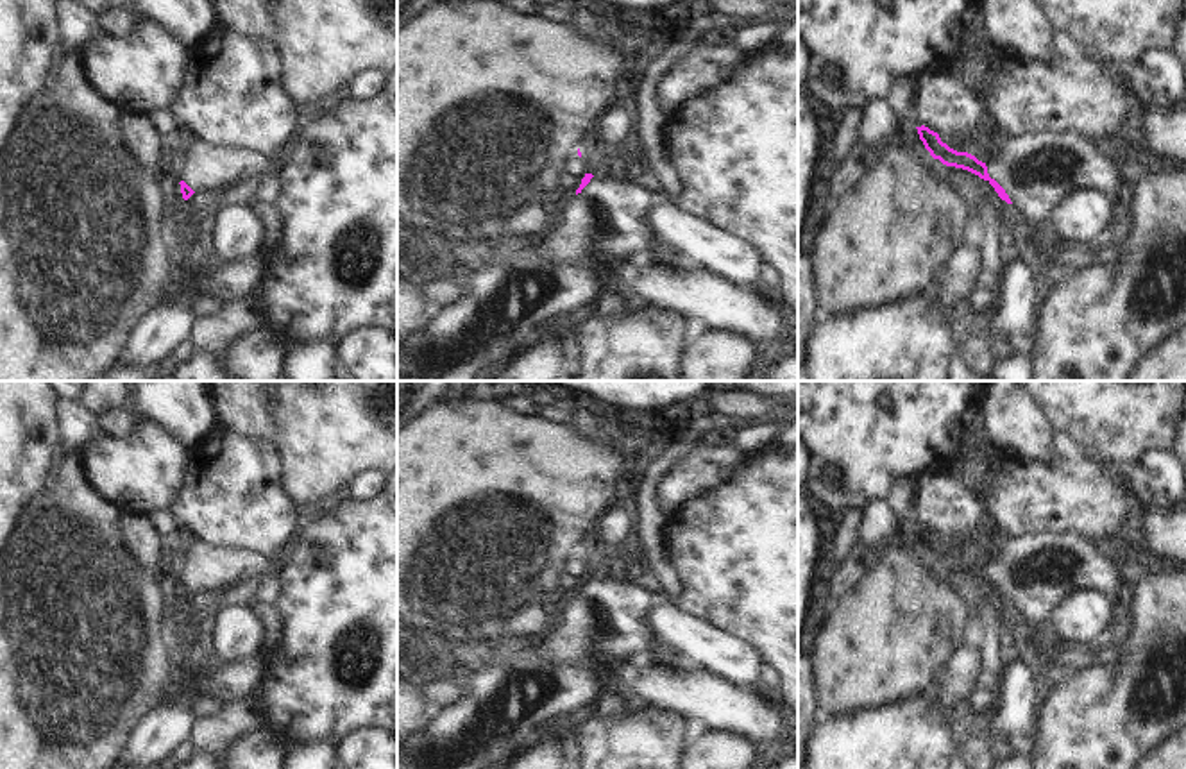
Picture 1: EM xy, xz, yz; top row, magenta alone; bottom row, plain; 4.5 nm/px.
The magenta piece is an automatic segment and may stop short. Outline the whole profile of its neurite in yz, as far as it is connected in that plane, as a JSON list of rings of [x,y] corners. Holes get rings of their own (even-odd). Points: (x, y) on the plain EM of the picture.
[[[921,526],[919,540],[934,560],[946,567],[968,570],[987,581],[998,597],[1020,613],[1020,626],[1048,624],[1054,610],[1077,590],[1097,590],[1118,603],[1129,592],[1120,565],[1097,542],[1077,533],[1039,533],[1034,537],[1004,538],[987,563],[968,553],[957,553],[939,535]]]

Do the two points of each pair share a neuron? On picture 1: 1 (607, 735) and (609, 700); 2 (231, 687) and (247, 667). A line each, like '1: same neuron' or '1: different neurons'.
1: different neurons
2: same neuron

